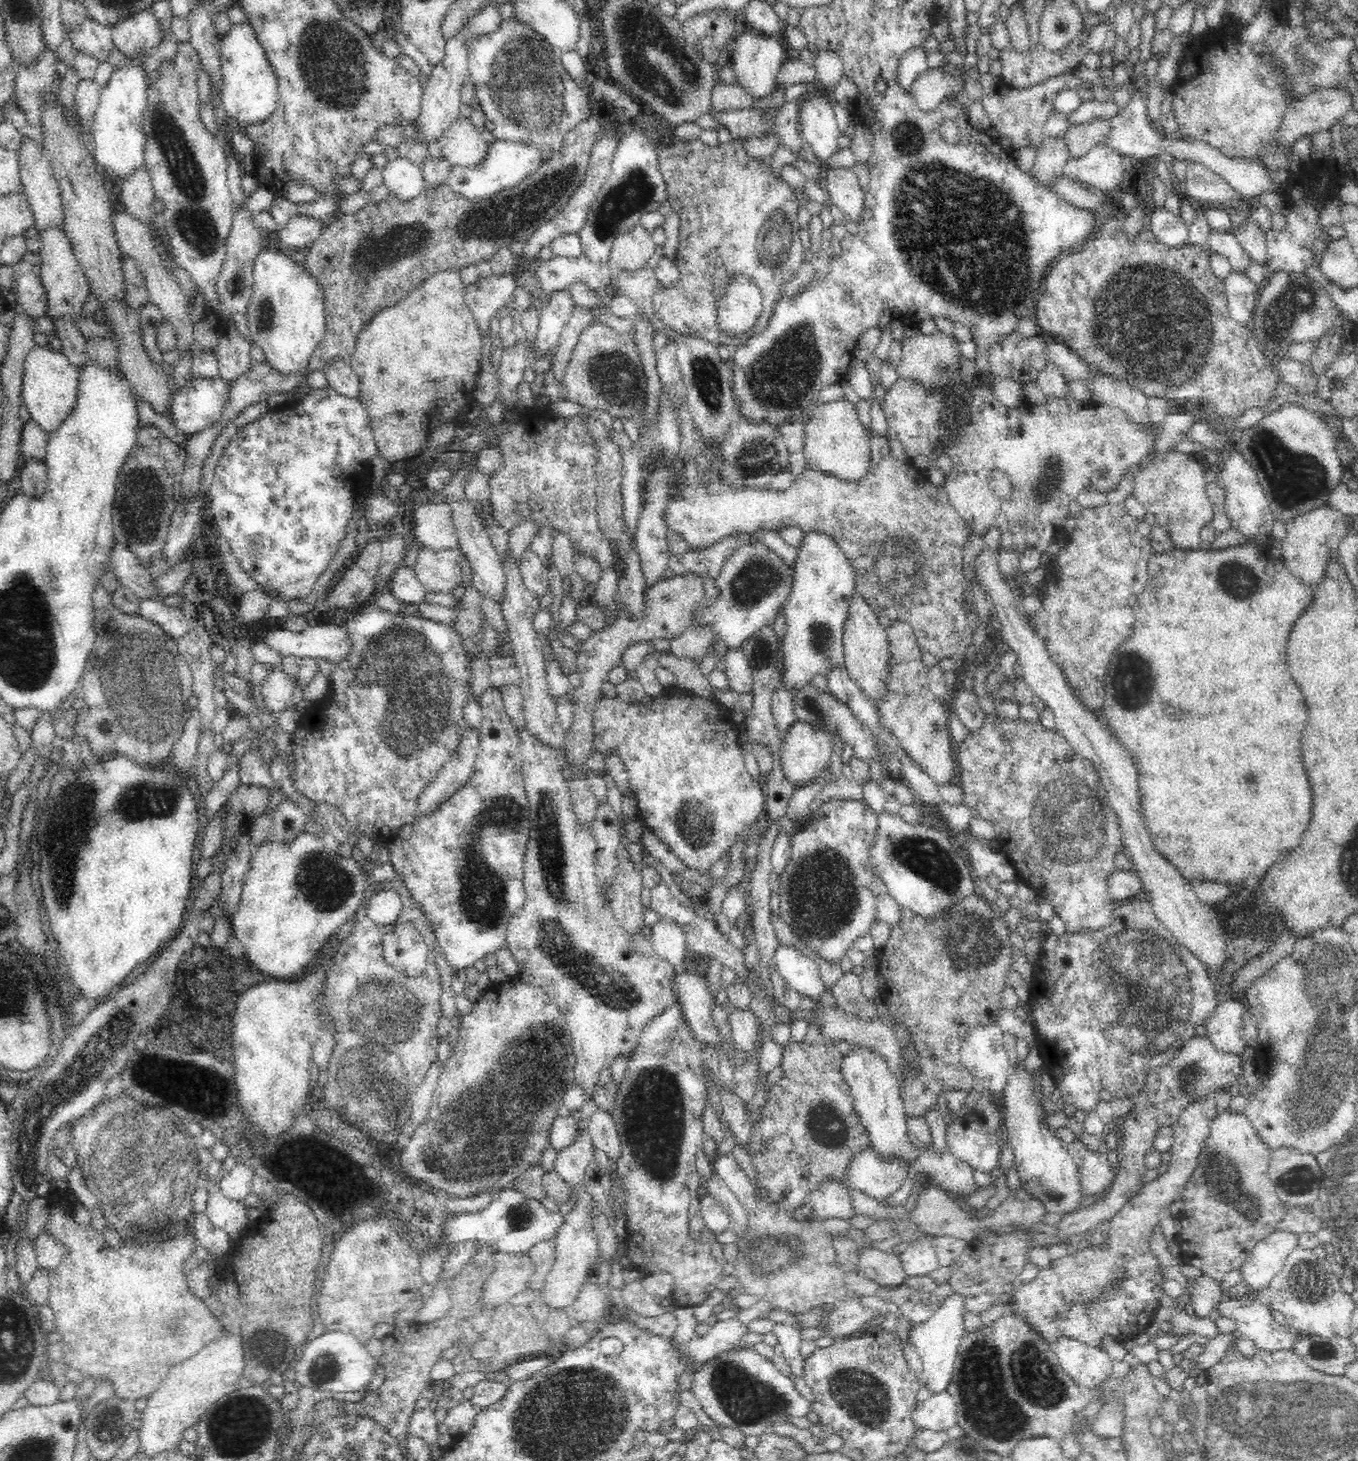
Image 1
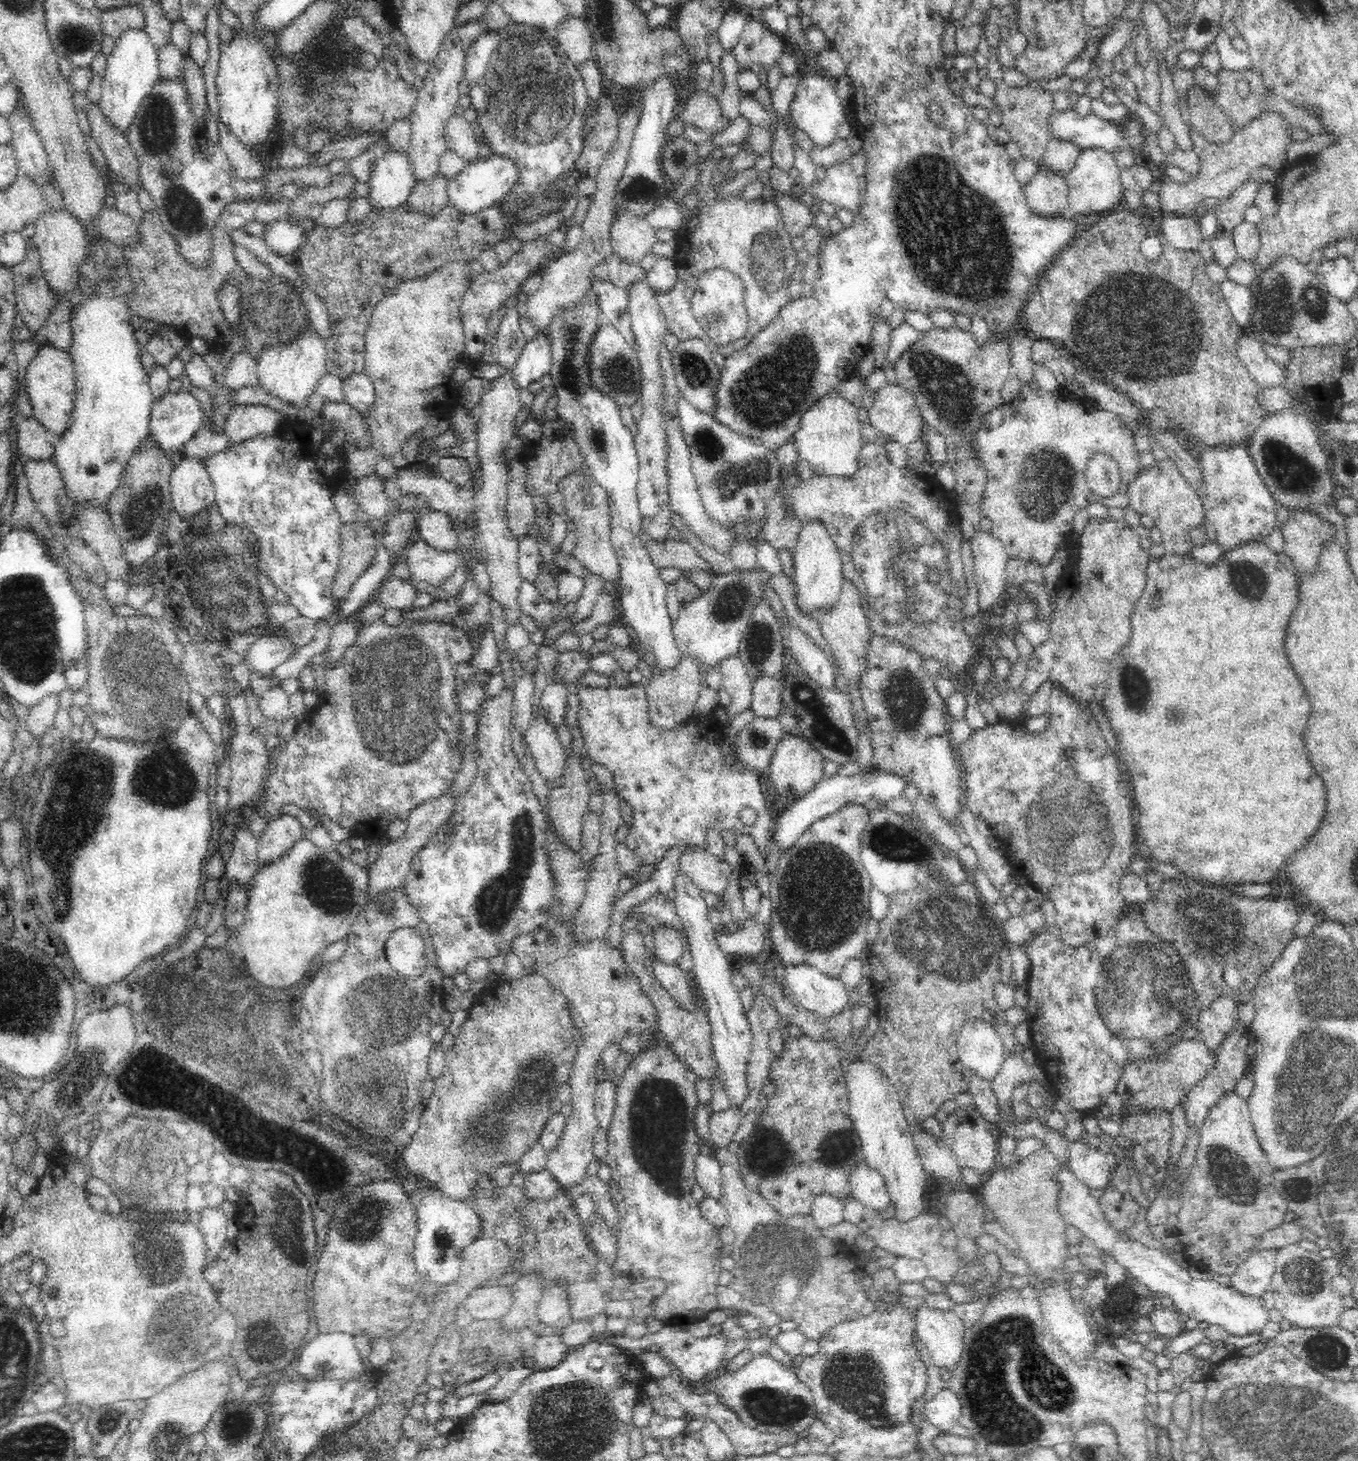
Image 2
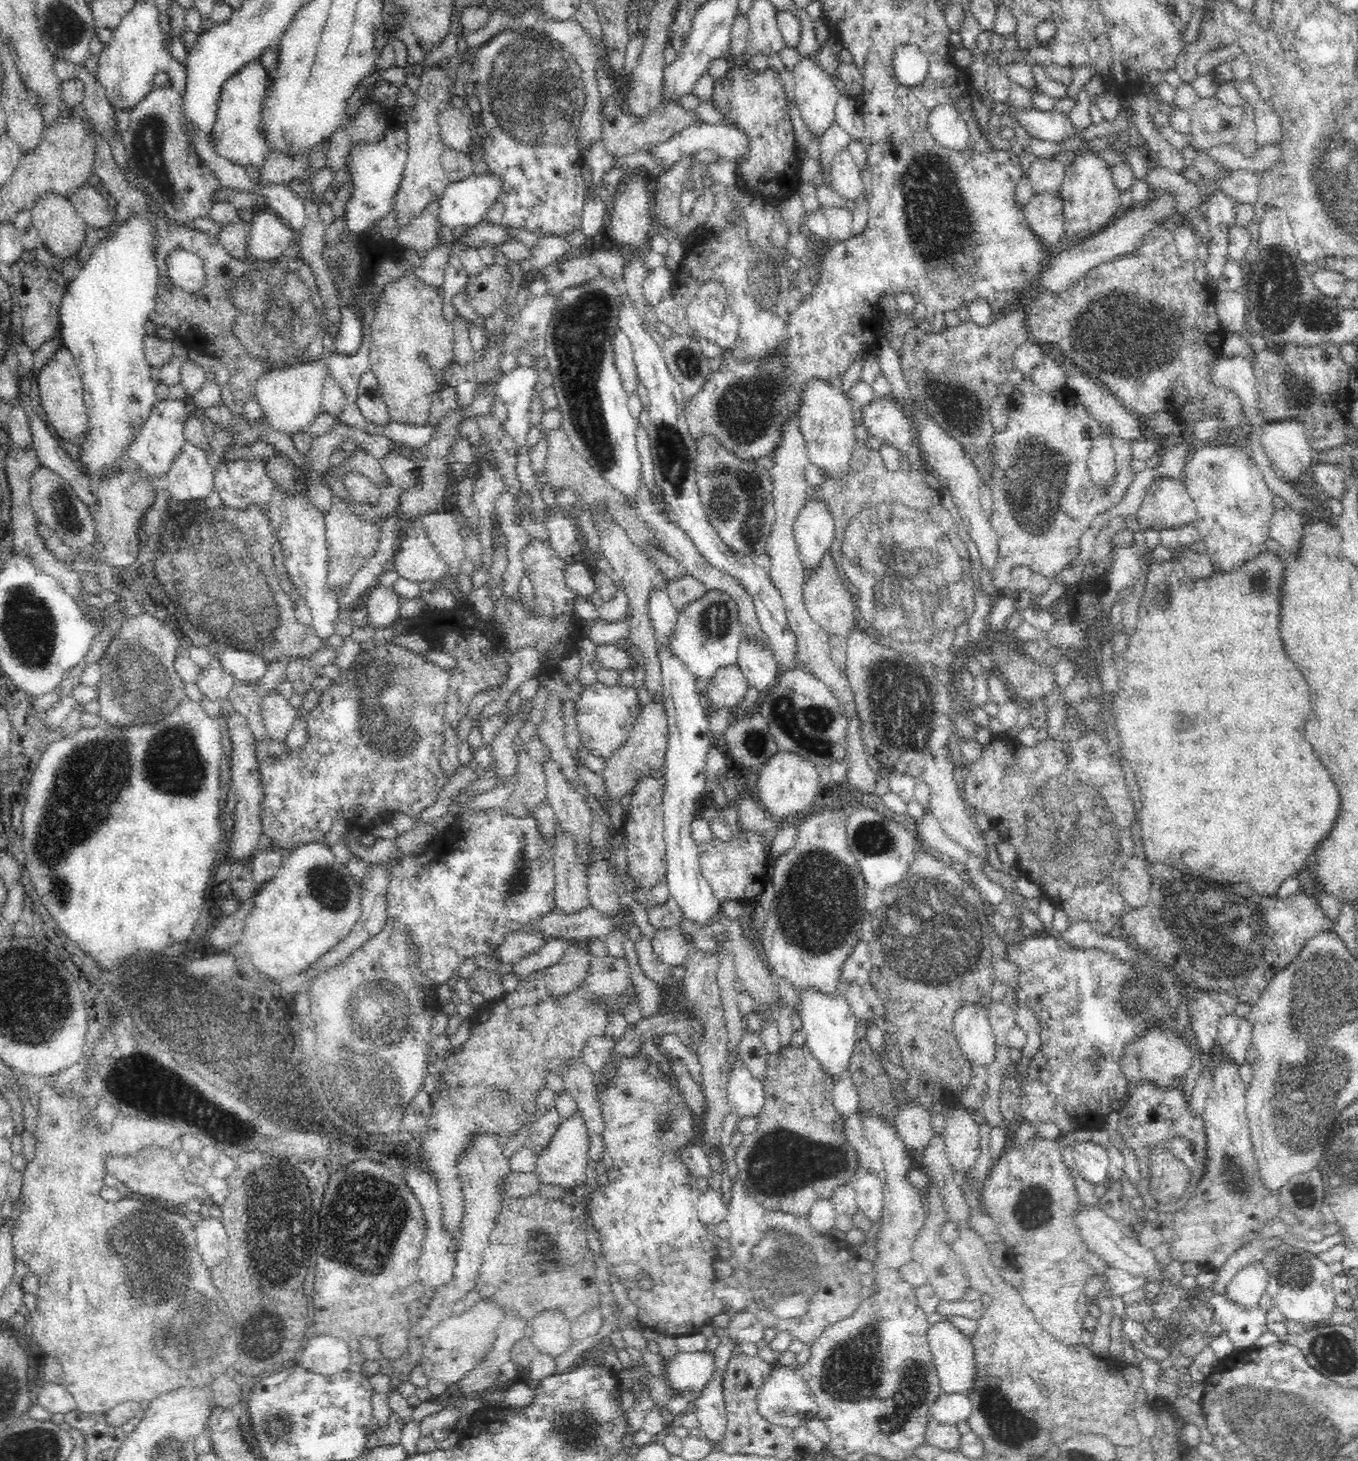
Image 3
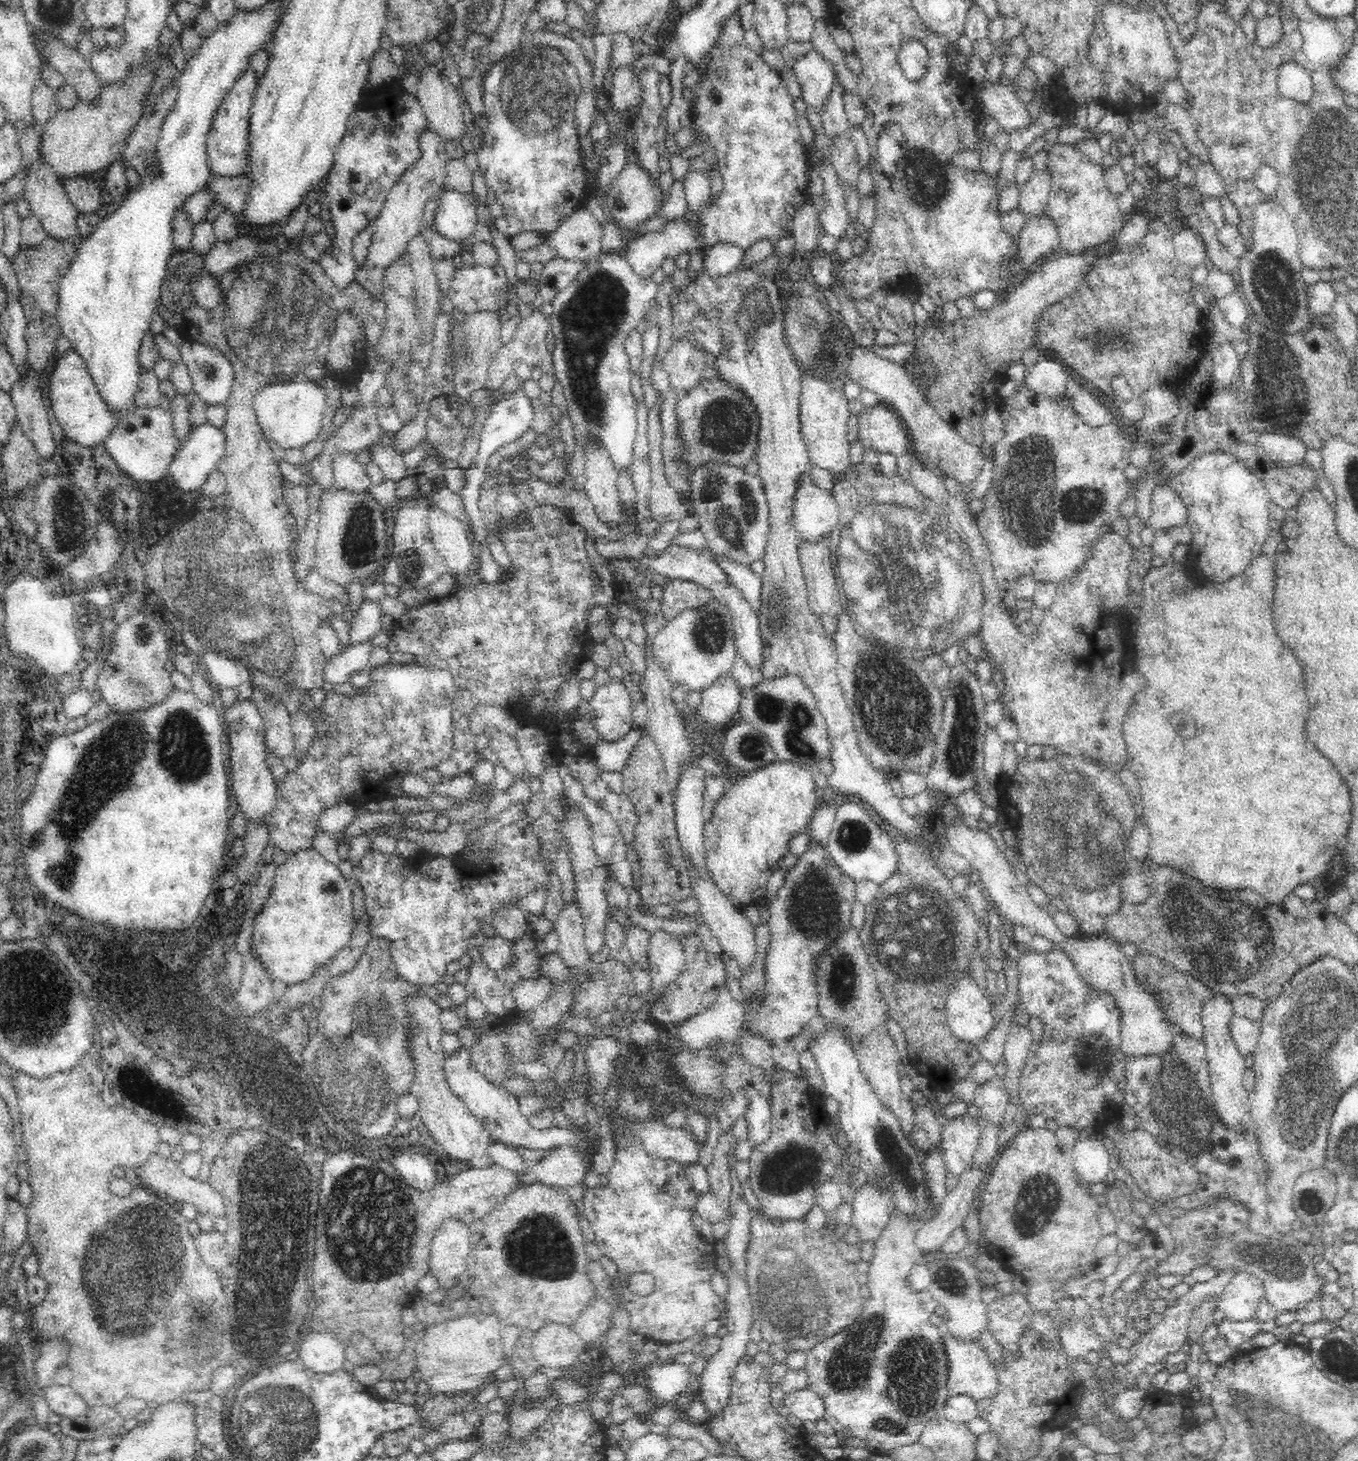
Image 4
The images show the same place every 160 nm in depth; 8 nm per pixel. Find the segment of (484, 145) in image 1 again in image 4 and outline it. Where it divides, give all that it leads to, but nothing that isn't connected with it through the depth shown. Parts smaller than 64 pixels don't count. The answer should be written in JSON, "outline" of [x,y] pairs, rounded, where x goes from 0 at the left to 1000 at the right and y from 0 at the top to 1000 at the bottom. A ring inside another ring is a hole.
{"outline":[[[320,44],[307,48],[307,50],[309,52],[307,67],[315,81],[316,89],[325,94],[327,97],[341,96],[343,86],[336,60]]]}

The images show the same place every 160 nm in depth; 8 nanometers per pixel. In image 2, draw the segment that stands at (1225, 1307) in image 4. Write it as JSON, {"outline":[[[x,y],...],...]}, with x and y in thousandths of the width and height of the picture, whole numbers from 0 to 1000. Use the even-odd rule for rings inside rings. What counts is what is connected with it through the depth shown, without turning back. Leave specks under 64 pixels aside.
{"outline":[[[929,856],[922,858],[906,872],[906,880],[920,888],[928,888],[935,882],[939,871],[940,856]]]}

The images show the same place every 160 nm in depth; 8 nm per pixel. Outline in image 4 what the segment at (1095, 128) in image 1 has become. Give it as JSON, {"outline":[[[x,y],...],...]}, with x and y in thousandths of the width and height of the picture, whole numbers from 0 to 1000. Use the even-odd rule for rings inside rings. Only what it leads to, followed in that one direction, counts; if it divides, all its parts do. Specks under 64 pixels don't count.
{"outline":[[[770,116],[760,118],[758,124],[752,129],[748,143],[755,150],[767,147],[772,131],[773,123]]]}

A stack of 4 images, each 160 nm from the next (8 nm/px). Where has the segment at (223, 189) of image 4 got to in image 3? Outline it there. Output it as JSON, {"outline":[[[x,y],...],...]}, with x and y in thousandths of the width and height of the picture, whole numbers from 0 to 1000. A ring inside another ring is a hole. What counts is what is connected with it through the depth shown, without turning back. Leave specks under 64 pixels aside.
{"outline":[[[198,105],[197,108],[194,110],[191,115],[189,116],[190,122],[189,122],[189,127],[209,127],[214,126],[216,123],[222,120],[227,116],[227,110],[217,110],[213,107],[208,107],[207,105]]]}

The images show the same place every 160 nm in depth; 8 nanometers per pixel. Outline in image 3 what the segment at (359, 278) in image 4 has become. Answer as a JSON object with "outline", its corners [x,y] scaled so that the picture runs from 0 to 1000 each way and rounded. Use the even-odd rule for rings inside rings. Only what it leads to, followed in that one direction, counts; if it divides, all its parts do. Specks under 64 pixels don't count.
{"outline":[[[323,43],[312,48],[309,55],[307,68],[300,77],[301,80],[298,82],[300,92],[300,108],[297,116],[297,122],[288,138],[289,153],[292,157],[297,157],[299,155],[302,155],[318,138],[323,137],[331,127],[328,118],[325,113],[325,107],[328,100],[325,99],[322,77],[328,70],[331,70],[331,60],[334,59],[334,56],[329,54],[328,43]]]}

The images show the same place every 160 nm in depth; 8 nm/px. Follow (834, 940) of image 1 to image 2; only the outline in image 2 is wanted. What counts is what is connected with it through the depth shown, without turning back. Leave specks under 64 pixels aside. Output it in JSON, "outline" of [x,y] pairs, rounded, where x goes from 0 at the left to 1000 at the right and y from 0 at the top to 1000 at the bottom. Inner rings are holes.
{"outline":[[[624,550],[619,554],[597,563],[585,578],[575,583],[567,602],[568,630],[565,632],[566,649],[577,661],[593,660],[616,669],[623,658],[631,656],[638,645],[638,633],[641,630],[640,613],[641,602],[634,591],[633,571],[637,566],[639,554],[635,551]]]}

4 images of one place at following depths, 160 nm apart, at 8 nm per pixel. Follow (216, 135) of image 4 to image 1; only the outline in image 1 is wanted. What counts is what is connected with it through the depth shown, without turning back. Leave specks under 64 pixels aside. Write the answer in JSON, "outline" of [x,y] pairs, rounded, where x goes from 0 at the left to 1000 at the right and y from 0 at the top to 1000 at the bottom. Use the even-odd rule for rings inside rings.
{"outline":[[[180,15],[172,18],[163,27],[162,34],[163,60],[162,66],[166,80],[173,84],[175,88],[193,85],[204,74],[205,60],[204,52],[201,50],[194,34],[185,18]]]}

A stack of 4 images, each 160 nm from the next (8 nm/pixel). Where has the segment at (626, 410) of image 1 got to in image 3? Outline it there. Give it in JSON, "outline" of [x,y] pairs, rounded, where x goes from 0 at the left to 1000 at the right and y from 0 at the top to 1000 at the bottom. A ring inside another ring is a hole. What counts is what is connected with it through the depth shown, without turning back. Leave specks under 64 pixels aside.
{"outline":[[[455,226],[452,230],[452,242],[454,242],[454,250],[455,250],[455,254],[457,255],[460,268],[464,272],[469,267],[471,259],[467,246],[467,236],[462,229],[457,226]]]}

